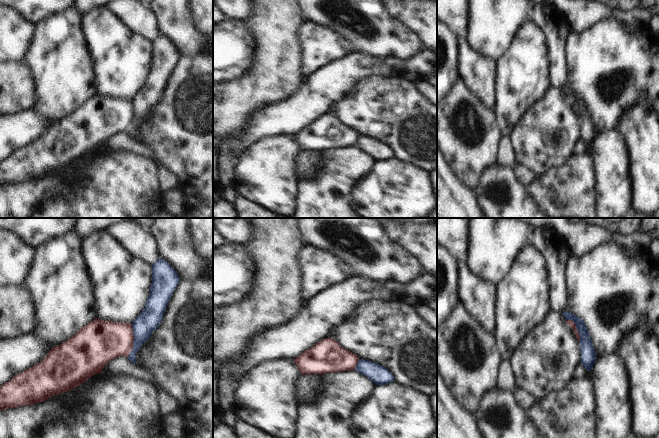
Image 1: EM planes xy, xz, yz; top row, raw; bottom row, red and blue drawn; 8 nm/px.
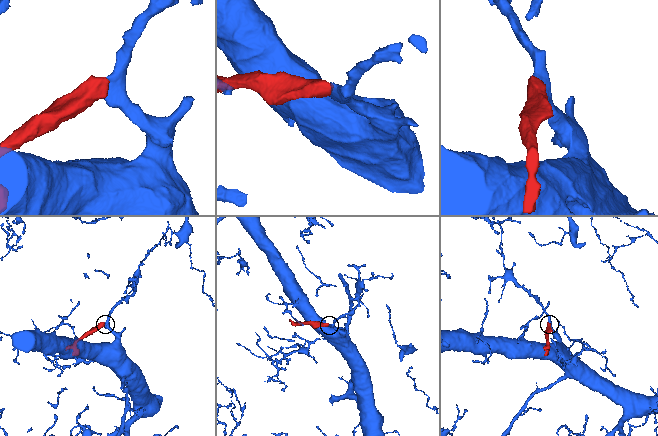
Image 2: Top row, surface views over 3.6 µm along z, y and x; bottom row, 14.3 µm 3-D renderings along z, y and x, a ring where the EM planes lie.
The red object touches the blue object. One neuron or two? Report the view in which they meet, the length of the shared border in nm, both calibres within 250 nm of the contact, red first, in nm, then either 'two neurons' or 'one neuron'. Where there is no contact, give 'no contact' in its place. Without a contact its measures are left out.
xy | 280 nm | 320/180 nm | two neurons

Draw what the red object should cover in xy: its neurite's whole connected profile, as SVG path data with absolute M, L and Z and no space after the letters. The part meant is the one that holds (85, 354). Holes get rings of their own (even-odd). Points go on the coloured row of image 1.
M95 318L70 339L53 347L41 362L4 383L0 387L0 410L41 403L54 395L74 389L91 376L101 373L108 361L118 356L128 358L133 349L133 341L132 324Z

